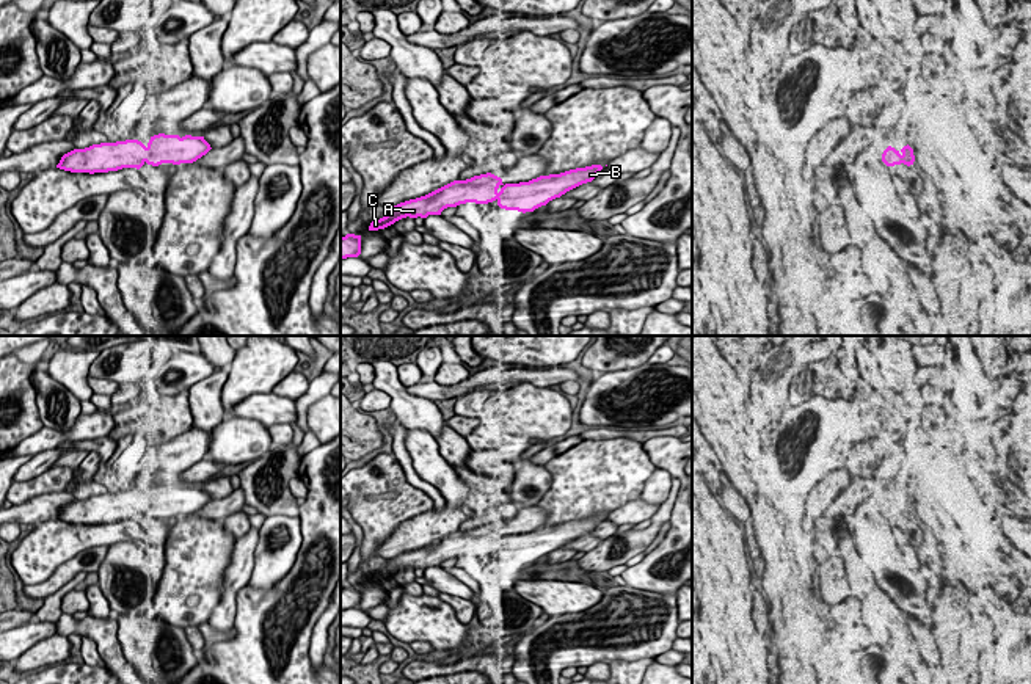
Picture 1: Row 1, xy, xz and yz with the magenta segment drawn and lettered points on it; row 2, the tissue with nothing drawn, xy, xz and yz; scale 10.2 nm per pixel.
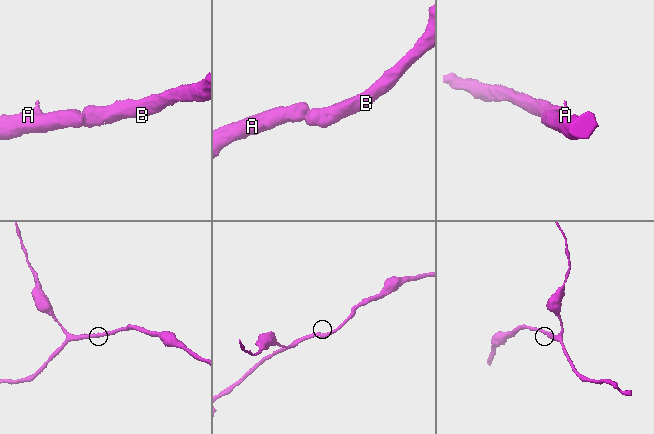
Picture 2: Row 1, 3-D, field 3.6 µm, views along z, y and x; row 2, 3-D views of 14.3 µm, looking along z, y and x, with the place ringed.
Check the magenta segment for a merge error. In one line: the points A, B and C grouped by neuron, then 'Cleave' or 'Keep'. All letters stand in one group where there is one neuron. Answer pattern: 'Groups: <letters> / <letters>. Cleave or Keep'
Groups: A B C. Keep

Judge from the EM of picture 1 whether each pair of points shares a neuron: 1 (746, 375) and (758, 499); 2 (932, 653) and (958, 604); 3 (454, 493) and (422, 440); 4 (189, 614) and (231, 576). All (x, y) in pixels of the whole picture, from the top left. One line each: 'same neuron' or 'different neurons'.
1: different neurons
2: different neurons
3: same neuron
4: different neurons

